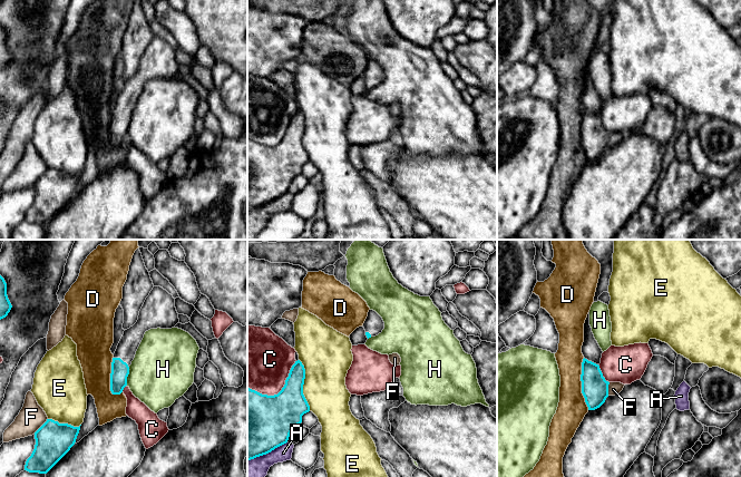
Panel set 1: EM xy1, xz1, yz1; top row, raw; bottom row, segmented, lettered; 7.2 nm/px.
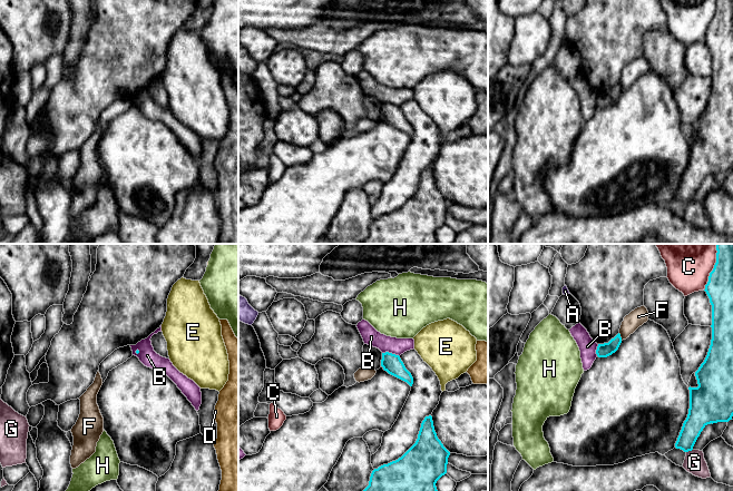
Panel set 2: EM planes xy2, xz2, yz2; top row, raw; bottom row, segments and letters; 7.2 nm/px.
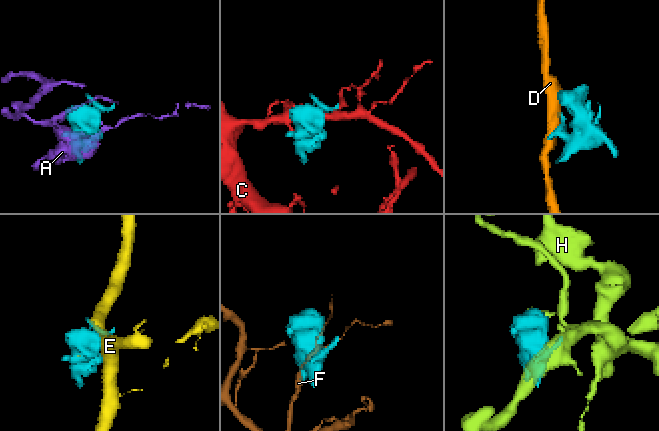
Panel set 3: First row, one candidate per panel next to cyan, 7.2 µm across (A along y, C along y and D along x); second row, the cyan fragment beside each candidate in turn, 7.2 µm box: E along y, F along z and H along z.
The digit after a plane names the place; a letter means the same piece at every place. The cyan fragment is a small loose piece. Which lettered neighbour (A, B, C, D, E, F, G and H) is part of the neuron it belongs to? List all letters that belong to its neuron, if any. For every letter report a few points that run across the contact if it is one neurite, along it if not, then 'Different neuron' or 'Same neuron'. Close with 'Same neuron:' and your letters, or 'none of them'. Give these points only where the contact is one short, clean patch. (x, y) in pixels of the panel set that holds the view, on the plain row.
A: Different neuron
B: Line: xz2 (382, 102), (391, 102), (399, 107). Different neuron
C: Different neuron
D: Line: yz1 (583, 108), (581, 143), (588, 159). Different neuron
E: Different neuron
F: Different neuron
G: Different neuron
H: Line: xy1 (129, 117), (126, 135). Different neuron
Same neuron: none of them

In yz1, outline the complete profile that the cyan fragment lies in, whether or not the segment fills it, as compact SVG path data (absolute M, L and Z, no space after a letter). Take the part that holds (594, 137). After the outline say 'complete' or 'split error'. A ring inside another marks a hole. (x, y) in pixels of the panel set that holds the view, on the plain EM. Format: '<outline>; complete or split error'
M584 108L582 113L581 132L582 144L588 160L599 158L608 147L610 135L603 127L599 116Z; complete

